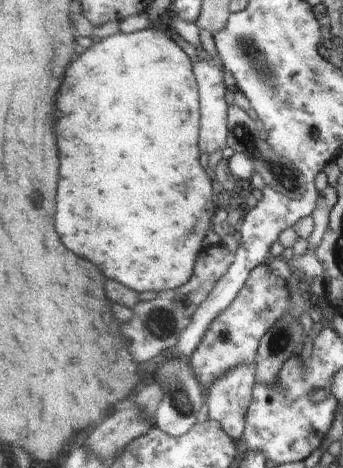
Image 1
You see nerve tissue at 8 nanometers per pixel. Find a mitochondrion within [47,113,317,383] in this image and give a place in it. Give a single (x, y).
(284, 175)

